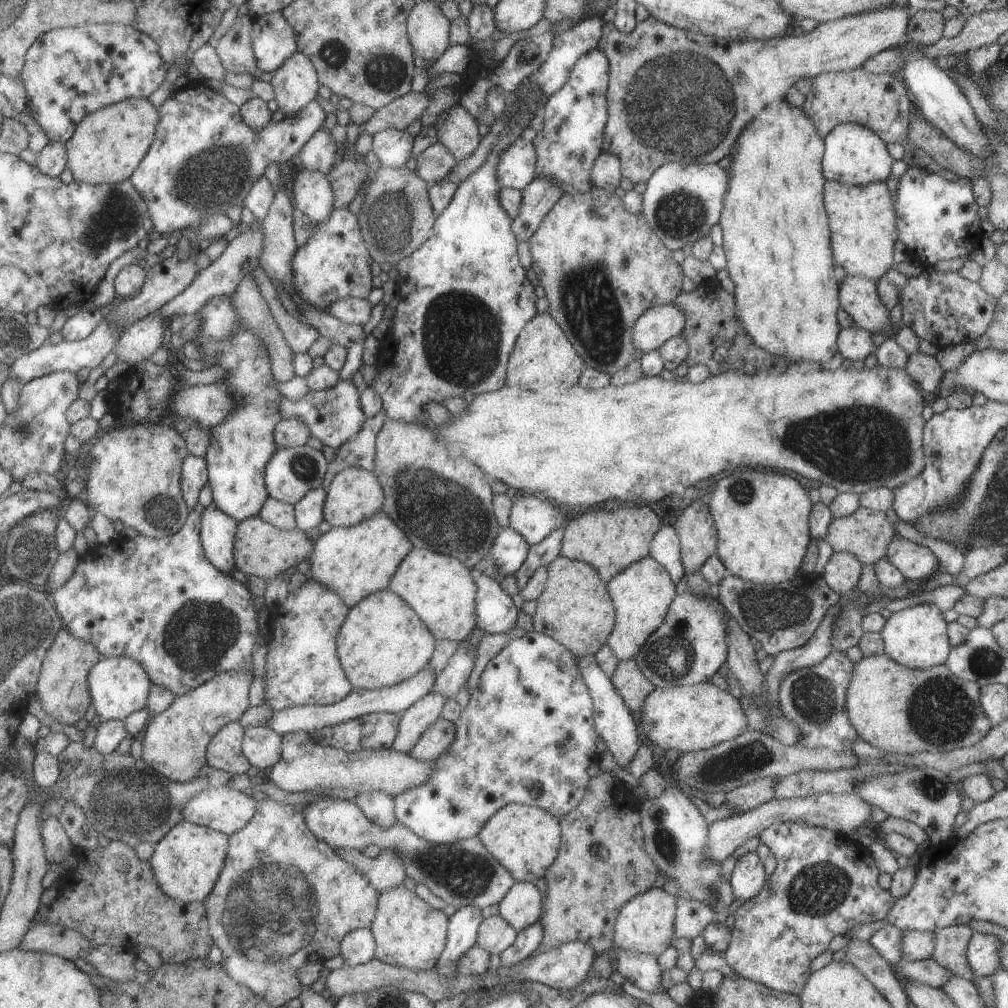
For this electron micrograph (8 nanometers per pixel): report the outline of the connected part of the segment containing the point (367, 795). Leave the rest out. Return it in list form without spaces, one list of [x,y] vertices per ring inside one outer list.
[[[379,791],[359,793],[354,800],[365,818],[381,828],[392,827],[396,822],[392,796]]]

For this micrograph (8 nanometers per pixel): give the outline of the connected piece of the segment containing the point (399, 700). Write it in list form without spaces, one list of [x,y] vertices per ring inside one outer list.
[[[425,666],[412,677],[391,686],[371,690],[353,687],[345,698],[330,705],[291,705],[286,709],[273,711],[272,716],[265,722],[265,727],[280,735],[295,731],[309,734],[317,729],[333,726],[369,713],[400,714],[416,700],[430,692],[434,678],[435,675]]]

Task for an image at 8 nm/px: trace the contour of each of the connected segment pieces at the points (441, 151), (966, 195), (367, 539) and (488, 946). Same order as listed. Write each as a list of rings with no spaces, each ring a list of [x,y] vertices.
[[[438,140],[416,156],[414,173],[428,184],[439,183],[446,178],[455,163],[452,152],[449,152],[445,145]]]
[[[908,167],[896,184],[894,209],[898,239],[913,258],[929,267],[939,261],[969,258],[984,238],[977,208],[969,179],[959,178],[951,182],[931,170]]]
[[[379,510],[355,526],[331,527],[320,534],[308,558],[307,578],[333,591],[349,608],[366,596],[387,589],[398,564],[412,547],[405,533],[393,524],[383,510]]]
[[[501,915],[488,916],[482,919],[476,934],[479,948],[490,955],[499,955],[505,948],[511,946],[516,937],[516,930],[501,918]]]

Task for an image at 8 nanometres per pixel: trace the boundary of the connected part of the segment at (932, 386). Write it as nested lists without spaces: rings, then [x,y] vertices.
[[[919,351],[908,354],[906,373],[923,392],[941,394],[940,380],[944,371],[933,355]]]

